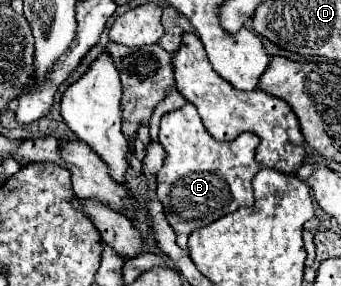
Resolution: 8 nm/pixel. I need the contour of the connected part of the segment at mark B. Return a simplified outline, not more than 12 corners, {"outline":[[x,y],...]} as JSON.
{"outline":[[186,103],[162,117],[158,197],[182,249],[254,205],[260,143],[206,133]]}

